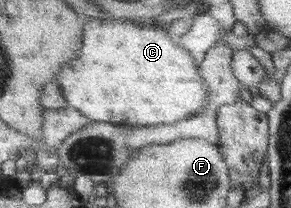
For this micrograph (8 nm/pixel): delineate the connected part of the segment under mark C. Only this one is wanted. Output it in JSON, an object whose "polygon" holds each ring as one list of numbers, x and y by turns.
{"polygon":[[88,17,84,27,82,55,72,61,72,67,64,67,58,79,62,81,60,85,48,83,44,87,42,106,46,110,76,107,86,117,109,124,138,127,174,125,197,115,208,104,209,87,201,76,199,65,187,49,170,39,166,26,144,29,144,27,138,27,132,19,126,18]]}

